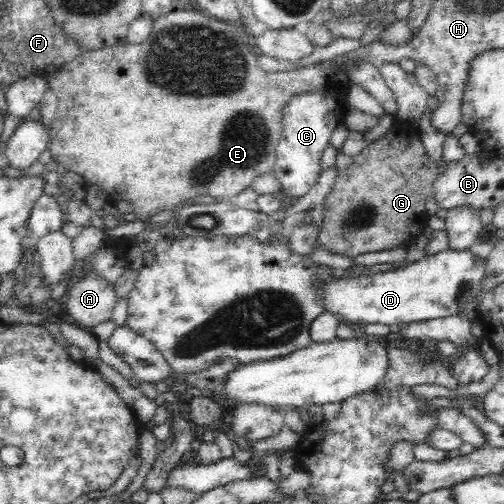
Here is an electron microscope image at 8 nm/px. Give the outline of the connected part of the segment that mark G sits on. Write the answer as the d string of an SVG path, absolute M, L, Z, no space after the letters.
M395 120L391 129L377 142L370 143L360 154L353 157L352 165L336 178L336 183L325 201L324 224L320 228L318 242L322 251L355 258L366 252L380 252L398 247L408 248L406 244L416 239L429 222L425 210L426 200L434 194L434 182L448 166L444 158L430 160L419 137L417 125L408 121Z

